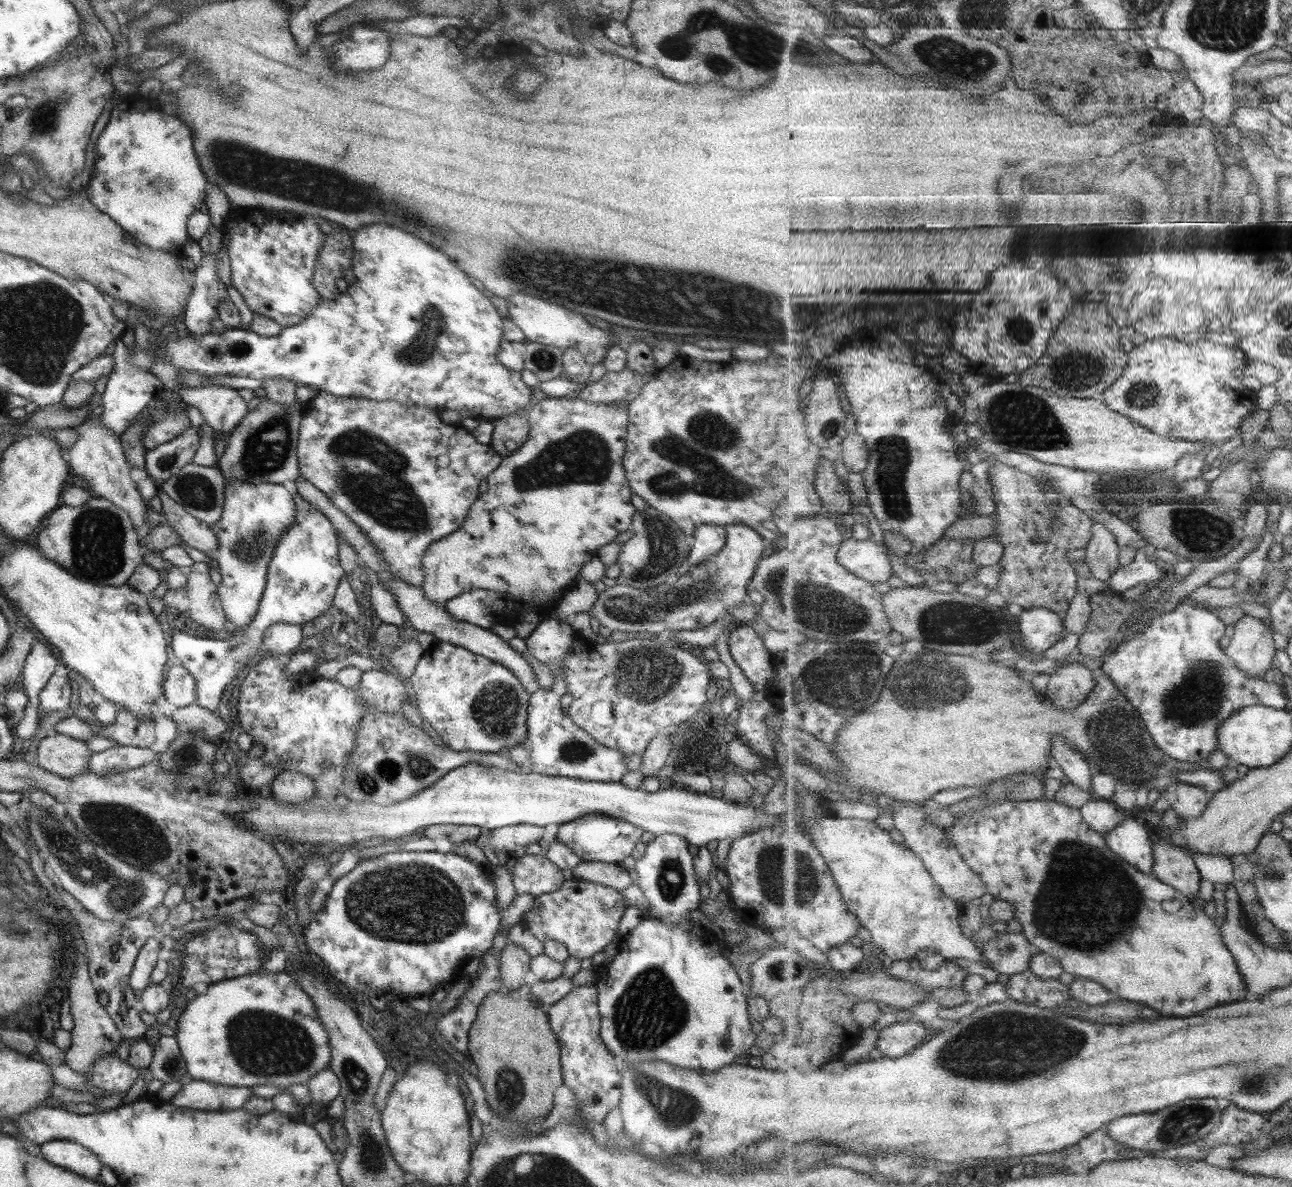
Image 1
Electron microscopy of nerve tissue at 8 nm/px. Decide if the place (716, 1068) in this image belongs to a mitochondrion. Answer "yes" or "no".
no

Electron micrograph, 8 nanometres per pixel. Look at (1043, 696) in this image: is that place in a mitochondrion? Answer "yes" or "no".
no

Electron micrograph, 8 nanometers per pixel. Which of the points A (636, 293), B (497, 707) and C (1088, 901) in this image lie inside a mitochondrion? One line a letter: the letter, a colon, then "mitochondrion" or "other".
A: mitochondrion
B: mitochondrion
C: mitochondrion

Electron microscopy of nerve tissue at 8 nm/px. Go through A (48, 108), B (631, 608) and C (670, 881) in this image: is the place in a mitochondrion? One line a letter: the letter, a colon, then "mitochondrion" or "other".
A: mitochondrion
B: mitochondrion
C: mitochondrion

